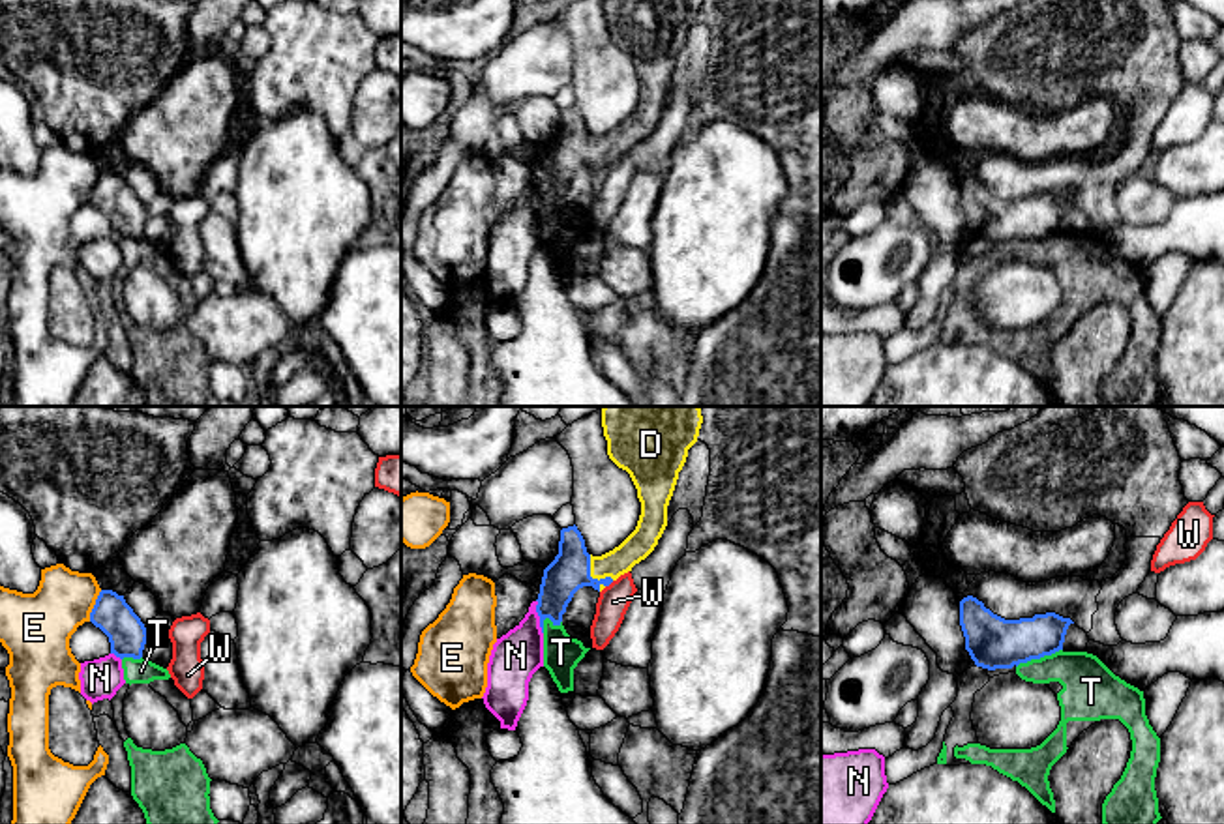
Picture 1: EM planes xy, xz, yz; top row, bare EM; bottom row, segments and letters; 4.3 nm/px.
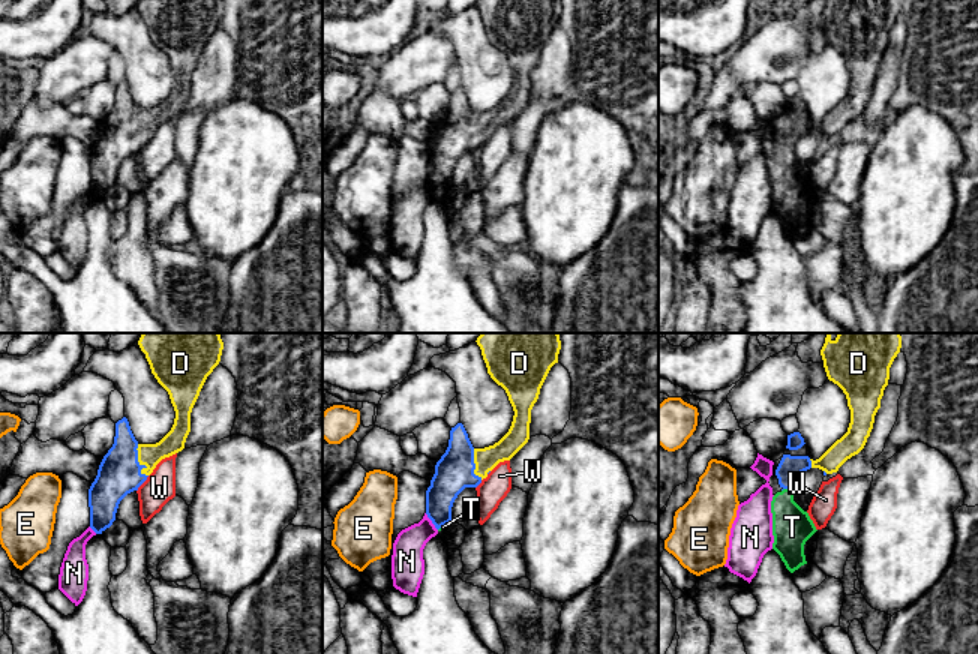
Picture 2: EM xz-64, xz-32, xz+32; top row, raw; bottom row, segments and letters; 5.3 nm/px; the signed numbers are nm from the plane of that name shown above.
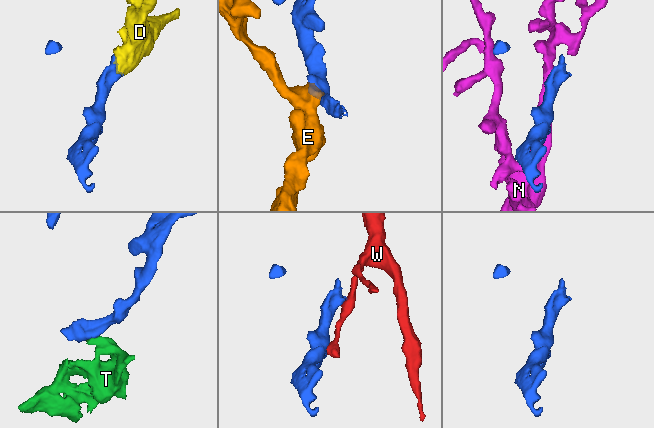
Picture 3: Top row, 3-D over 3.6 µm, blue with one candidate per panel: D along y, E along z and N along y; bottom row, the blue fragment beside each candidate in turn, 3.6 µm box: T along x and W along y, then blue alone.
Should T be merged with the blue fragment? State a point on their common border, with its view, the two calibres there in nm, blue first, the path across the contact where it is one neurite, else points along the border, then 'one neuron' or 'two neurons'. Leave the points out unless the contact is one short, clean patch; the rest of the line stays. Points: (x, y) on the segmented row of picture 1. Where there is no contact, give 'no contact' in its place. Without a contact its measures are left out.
meets blue in yz at (1039, 658); 220 nm thick on the blue side, 220 nm on the other; border along yz (1061, 648), (1022, 662), (1016, 667); two neurons

